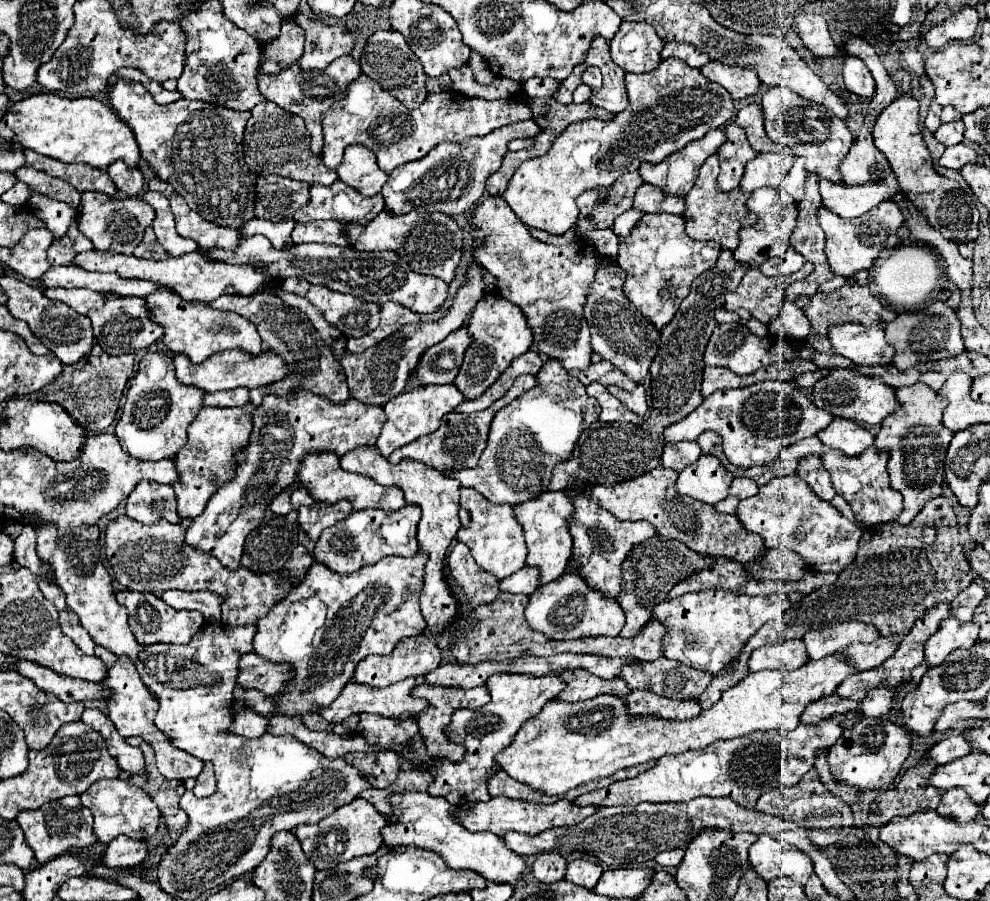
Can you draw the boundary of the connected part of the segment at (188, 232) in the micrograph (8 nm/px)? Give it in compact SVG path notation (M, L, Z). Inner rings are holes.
M154 177L148 183L148 187L154 191L160 191L170 201L170 209L172 209L172 215L176 221L178 235L194 239L202 249L212 249L212 247L234 249L238 245L238 233L234 229L218 227L218 225L202 219L184 201L178 201L176 191L166 181L160 181L158 177Z

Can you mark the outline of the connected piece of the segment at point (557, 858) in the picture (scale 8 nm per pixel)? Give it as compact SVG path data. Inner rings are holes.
M542 853L534 863L534 877L540 883L556 883L566 877L566 861L560 853Z

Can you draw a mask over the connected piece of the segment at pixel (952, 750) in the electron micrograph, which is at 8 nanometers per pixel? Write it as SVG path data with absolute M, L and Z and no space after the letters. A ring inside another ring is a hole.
M954 733L952 737L946 737L944 741L932 745L930 751L926 751L922 759L932 761L934 765L944 765L944 763L948 763L952 759L958 759L958 757L970 753L970 751L972 749L970 749L968 741L964 737L960 737L960 733Z

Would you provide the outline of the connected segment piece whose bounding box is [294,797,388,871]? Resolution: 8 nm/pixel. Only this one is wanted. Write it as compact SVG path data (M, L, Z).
M358 797L352 803L344 805L342 809L336 809L334 815L322 819L316 825L296 827L294 835L298 837L302 851L312 861L312 865L318 871L322 871L322 869L328 869L336 863L344 863L344 861L350 861L354 857L376 853L378 847L382 845L382 829L386 825L388 825L386 819L366 799Z

